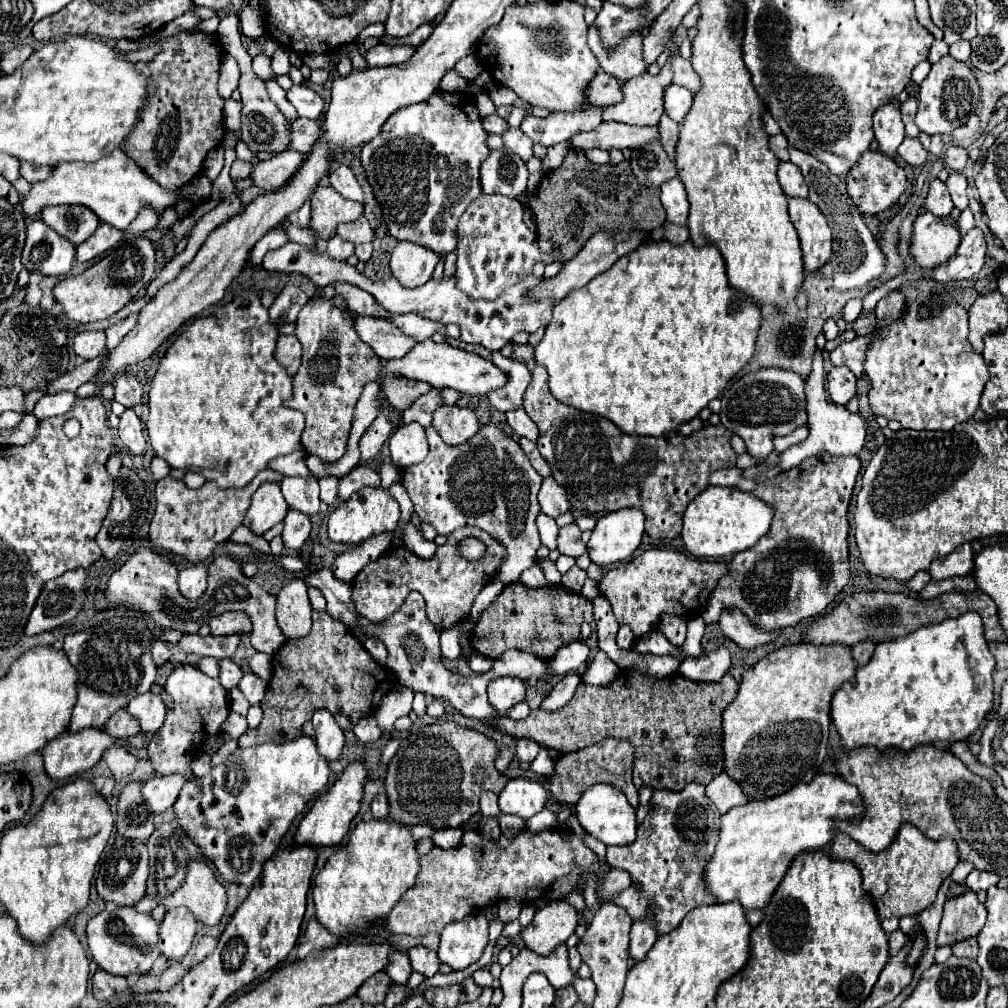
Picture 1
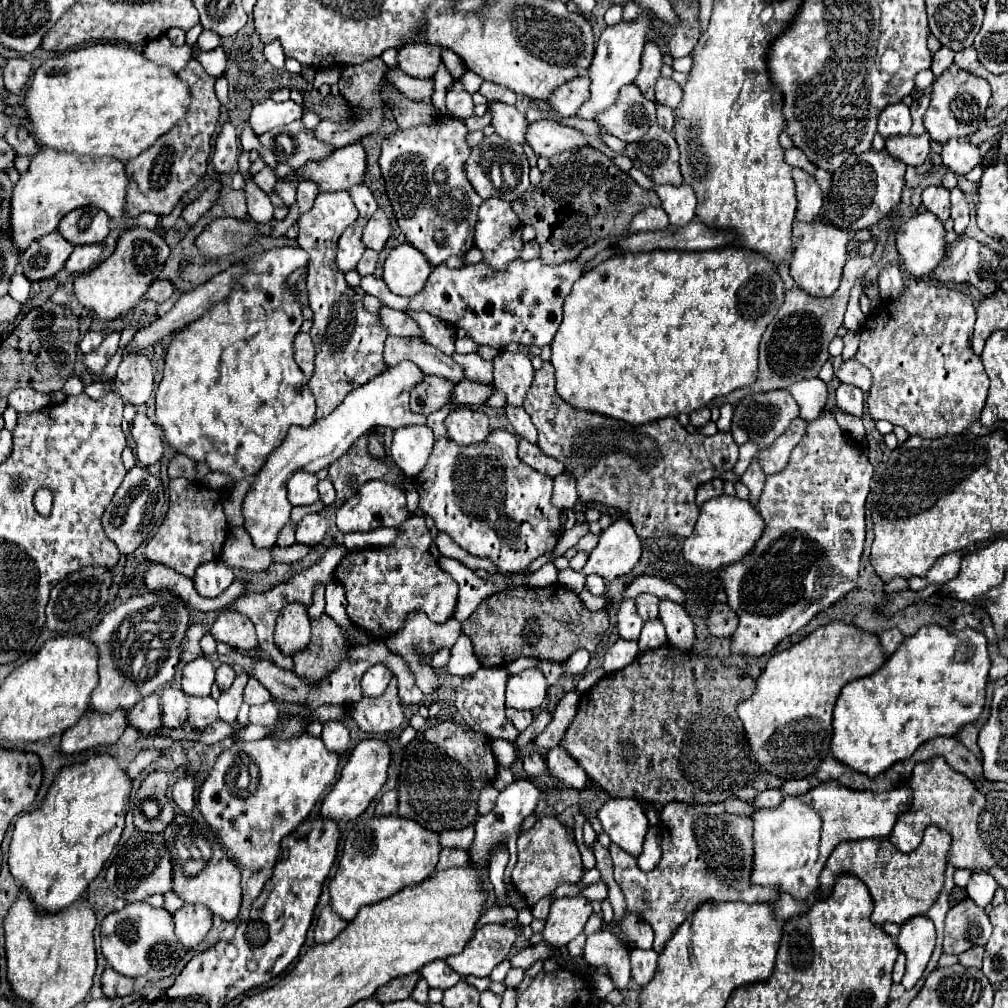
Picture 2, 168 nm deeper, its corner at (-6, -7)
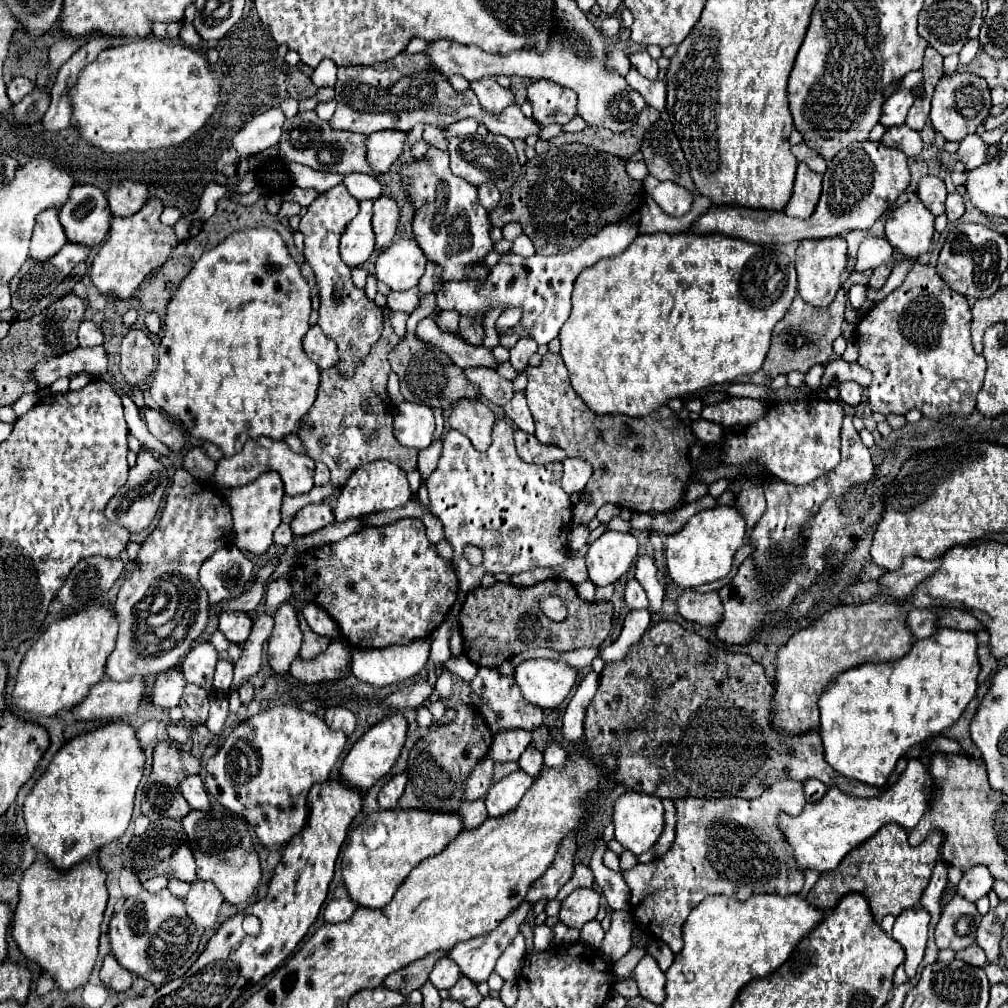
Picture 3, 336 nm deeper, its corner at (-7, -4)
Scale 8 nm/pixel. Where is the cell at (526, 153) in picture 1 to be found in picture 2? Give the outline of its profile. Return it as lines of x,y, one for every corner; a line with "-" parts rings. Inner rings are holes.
489,102
487,104
491,112
491,126
499,136
505,140
515,140
517,144
525,144
523,140
523,128
527,128
527,118
511,104
503,102

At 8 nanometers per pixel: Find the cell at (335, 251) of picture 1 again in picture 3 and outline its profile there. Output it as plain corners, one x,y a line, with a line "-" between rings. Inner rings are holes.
372,199
360,201
360,213
348,223
348,229
342,233
340,257
348,267
358,267
368,261
374,251
374,233
372,233

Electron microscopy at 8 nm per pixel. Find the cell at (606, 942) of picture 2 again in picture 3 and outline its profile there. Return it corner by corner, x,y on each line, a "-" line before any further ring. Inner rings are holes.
594,919
594,921
588,921
582,929
580,929
580,941
588,947
592,945
600,945
604,939
604,931
600,927
600,923

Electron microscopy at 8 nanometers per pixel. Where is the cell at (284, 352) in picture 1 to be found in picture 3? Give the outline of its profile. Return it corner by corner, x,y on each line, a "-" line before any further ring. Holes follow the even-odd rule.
318,325
310,327
308,333
302,339
304,345
304,353
320,367
320,369
328,369
332,365
336,365
336,343
330,341
322,329

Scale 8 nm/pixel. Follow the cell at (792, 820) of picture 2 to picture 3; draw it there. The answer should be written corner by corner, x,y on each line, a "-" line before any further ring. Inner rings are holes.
910,759
906,771
884,795
862,799
862,797
850,797
840,789
830,787
820,801
806,803
800,815
792,817
788,813
780,813
778,829
786,845
792,849
798,871
806,873
808,869
814,869
818,873
826,873
836,869
846,853
850,853
856,845
870,839
880,827
896,823
906,831
914,829
920,817
924,815
924,809
928,807
932,791
934,781
928,769
922,765
922,761

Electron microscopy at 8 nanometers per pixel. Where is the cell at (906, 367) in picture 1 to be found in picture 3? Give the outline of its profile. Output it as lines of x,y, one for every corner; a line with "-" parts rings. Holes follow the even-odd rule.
916,263
906,281
896,287
886,299
878,301
858,323
858,363
872,371
872,383
868,387
868,401
874,413
906,415
918,409
924,417
940,421
942,417
970,417
976,409
976,393
984,381
986,361
976,355
970,341
970,305
964,295
952,291
934,267

